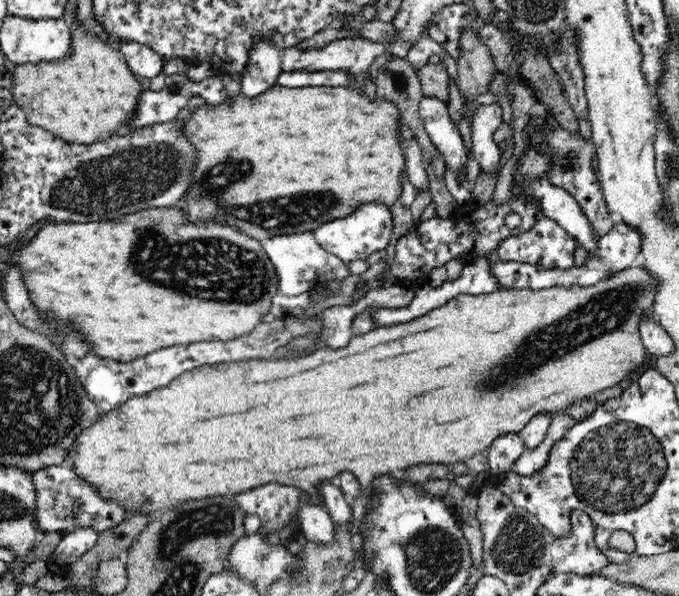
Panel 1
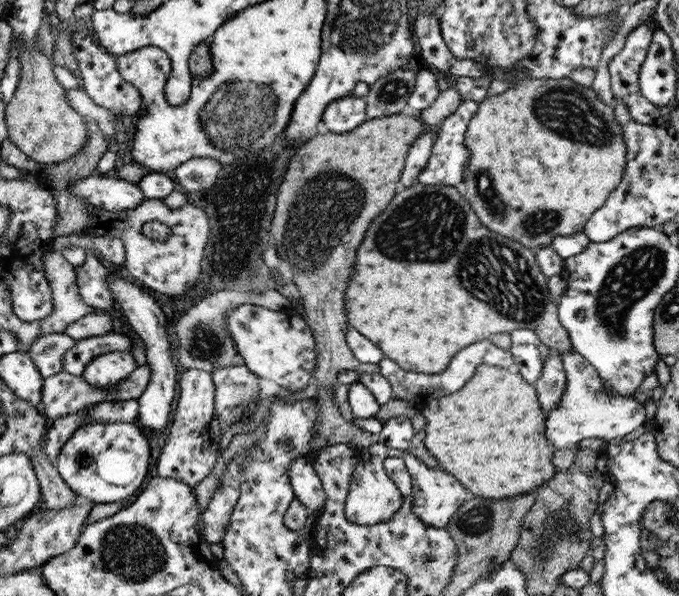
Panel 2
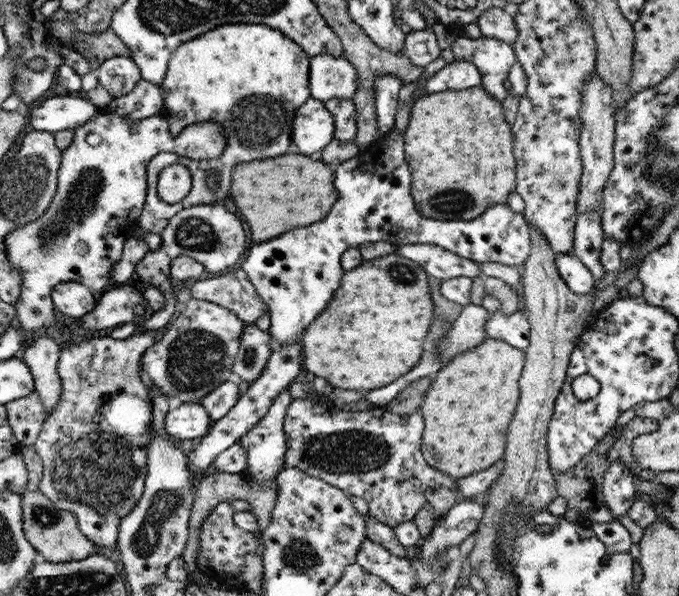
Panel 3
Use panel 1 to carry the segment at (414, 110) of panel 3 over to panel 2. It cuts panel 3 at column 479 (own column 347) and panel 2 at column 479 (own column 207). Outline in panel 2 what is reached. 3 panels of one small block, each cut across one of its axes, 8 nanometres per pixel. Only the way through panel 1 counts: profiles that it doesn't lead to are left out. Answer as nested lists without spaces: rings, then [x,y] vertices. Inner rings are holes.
[[[560,76],[554,79],[531,78],[514,83],[514,86],[507,88],[502,94],[494,94],[490,98],[485,98],[479,104],[478,110],[474,113],[468,123],[468,132],[466,132],[466,146],[472,150],[472,160],[466,172],[466,200],[476,212],[478,220],[492,232],[502,234],[506,238],[514,238],[522,242],[526,248],[536,250],[547,247],[554,240],[555,236],[568,236],[574,233],[583,232],[588,219],[592,213],[604,206],[606,199],[613,190],[618,188],[626,168],[626,143],[622,137],[623,131],[621,123],[614,113],[614,104],[604,103],[598,94],[592,89],[592,86],[582,86],[576,84],[572,79]]]

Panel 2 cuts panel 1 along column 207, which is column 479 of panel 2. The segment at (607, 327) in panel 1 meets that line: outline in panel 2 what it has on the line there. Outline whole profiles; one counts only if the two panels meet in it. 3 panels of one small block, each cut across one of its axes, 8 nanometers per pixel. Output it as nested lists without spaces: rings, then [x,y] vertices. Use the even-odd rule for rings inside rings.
[[[478,366],[474,377],[462,390],[427,403],[423,410],[427,420],[424,437],[426,448],[440,462],[440,466],[458,478],[474,496],[509,499],[544,486],[557,474],[552,464],[554,445],[546,438],[547,413],[538,403],[535,386],[524,380],[514,368]]]

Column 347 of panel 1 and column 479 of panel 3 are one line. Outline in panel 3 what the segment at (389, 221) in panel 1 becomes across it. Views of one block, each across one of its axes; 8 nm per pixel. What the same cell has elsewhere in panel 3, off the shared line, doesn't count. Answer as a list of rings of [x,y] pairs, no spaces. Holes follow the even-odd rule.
[[[394,127],[356,157],[334,167],[334,189],[338,189],[338,200],[334,202],[326,218],[308,226],[286,230],[266,242],[254,243],[248,250],[241,269],[246,272],[250,282],[256,287],[256,292],[268,305],[271,318],[269,332],[273,334],[275,349],[301,339],[305,329],[326,308],[342,282],[341,278],[345,273],[342,255],[348,249],[358,249],[366,242],[390,242],[395,246],[410,243],[434,244],[477,263],[500,262],[506,266],[517,266],[528,260],[532,246],[530,226],[523,214],[514,214],[507,204],[494,204],[474,220],[443,221],[422,216],[411,195],[411,172],[404,156],[404,136]]]

